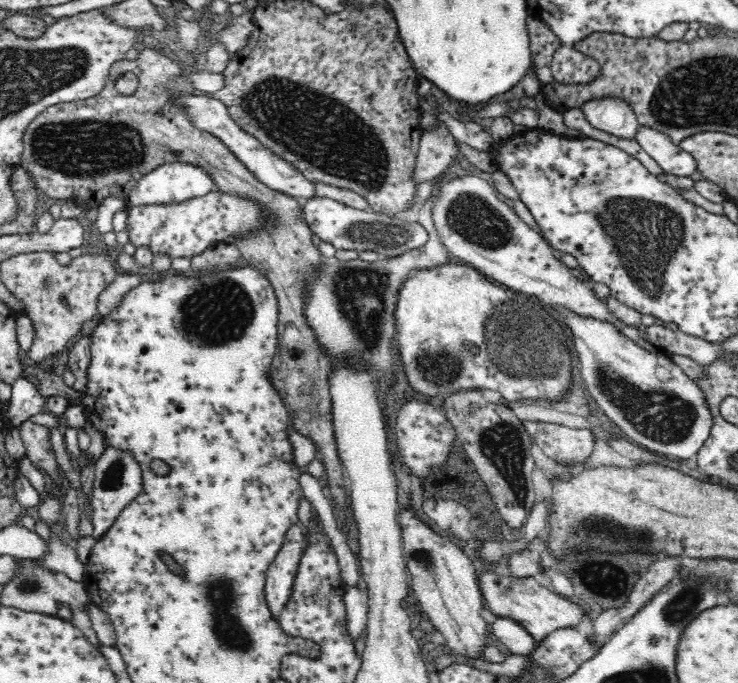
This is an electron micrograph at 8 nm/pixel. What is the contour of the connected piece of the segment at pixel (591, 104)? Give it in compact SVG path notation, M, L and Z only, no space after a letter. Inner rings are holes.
M614 97L592 99L577 106L577 110L592 128L622 140L636 140L639 121L626 101Z

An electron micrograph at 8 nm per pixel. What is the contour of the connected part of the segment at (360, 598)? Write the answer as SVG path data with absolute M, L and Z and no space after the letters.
M346 585L346 592L344 592L344 605L346 605L346 619L348 619L348 631L350 635L354 637L354 642L356 638L361 634L364 634L367 625L367 600L368 600L367 590L362 585L351 586Z

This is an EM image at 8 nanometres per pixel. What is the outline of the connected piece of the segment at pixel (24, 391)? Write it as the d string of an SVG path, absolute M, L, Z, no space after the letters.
M24 377L18 378L11 386L11 399L6 409L6 417L10 424L18 426L28 420L32 414L42 412L45 397L38 388Z

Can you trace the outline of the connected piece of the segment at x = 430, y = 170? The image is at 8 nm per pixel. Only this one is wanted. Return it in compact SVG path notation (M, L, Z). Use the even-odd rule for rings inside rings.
M441 122L438 130L423 132L411 181L418 185L436 179L455 161L458 152L460 150L456 150L455 139Z

